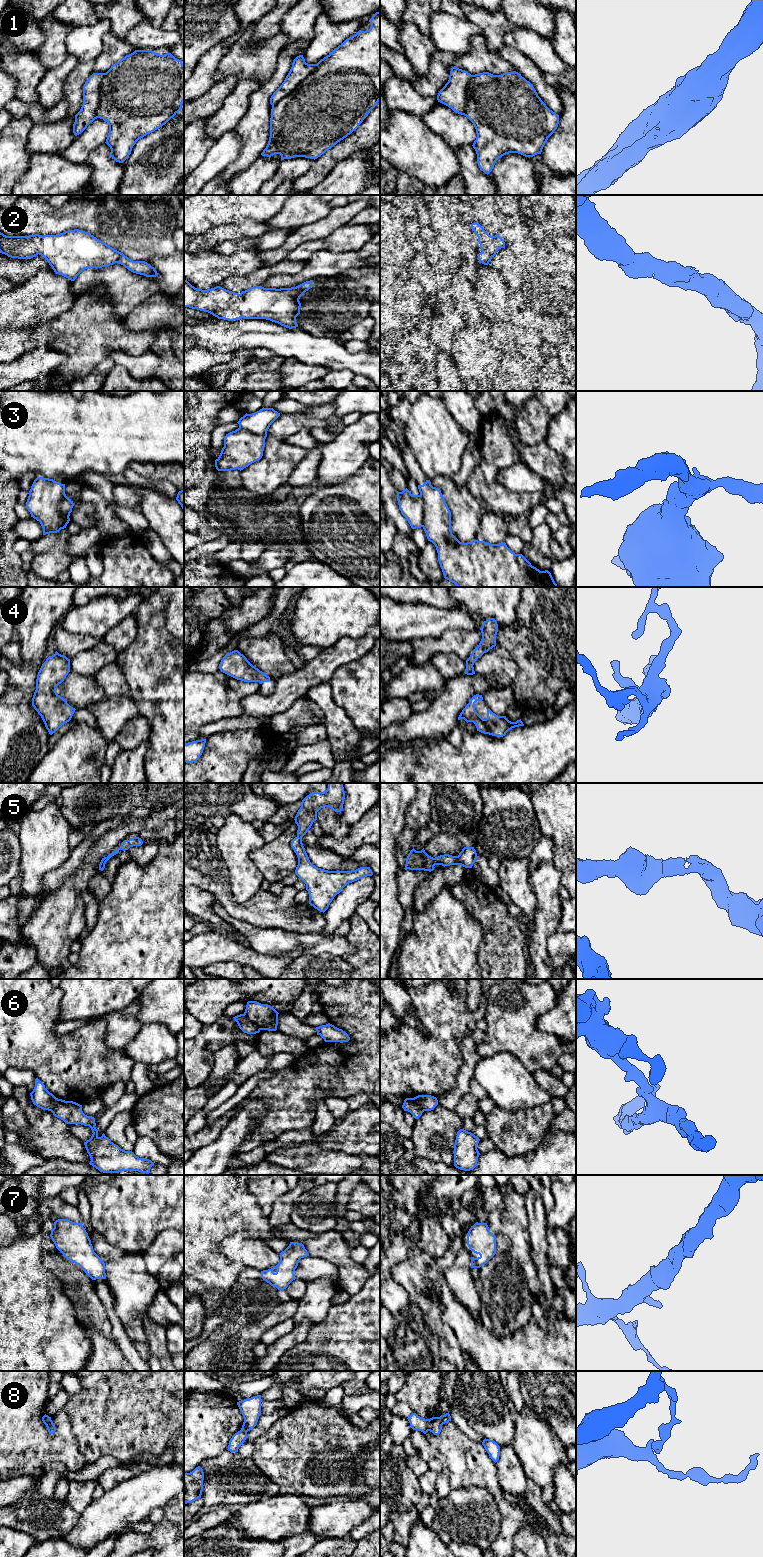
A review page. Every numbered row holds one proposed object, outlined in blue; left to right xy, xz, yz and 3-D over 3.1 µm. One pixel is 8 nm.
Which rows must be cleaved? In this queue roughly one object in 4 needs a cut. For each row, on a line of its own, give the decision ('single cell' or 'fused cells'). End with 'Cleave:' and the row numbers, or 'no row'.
1: single cell
2: single cell
3: fused cells
4: single cell
5: single cell
6: fused cells
7: single cell
8: fused cells
Cleave: 3, 6, 8

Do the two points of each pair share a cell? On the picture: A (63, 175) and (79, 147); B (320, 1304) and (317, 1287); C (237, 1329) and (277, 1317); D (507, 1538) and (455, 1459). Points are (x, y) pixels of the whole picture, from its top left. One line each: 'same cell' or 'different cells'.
A: different cells
B: same cell
C: same cell
D: same cell

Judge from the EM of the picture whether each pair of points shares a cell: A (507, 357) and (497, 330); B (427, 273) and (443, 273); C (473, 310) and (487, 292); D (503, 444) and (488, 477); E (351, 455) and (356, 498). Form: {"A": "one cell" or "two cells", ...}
{"A": "one cell", "B": "two cells", "C": "two cells", "D": "one cell", "E": "two cells"}

